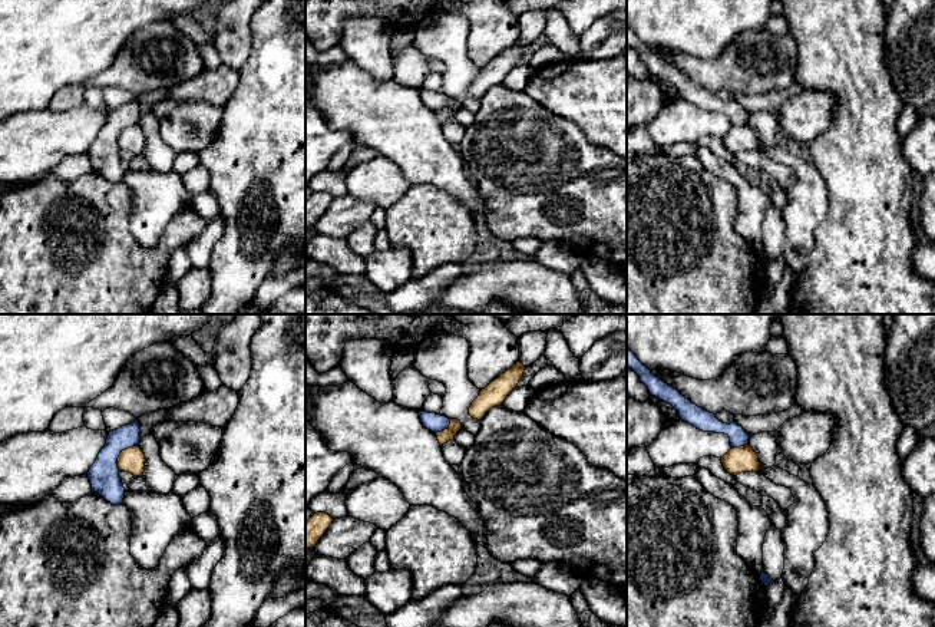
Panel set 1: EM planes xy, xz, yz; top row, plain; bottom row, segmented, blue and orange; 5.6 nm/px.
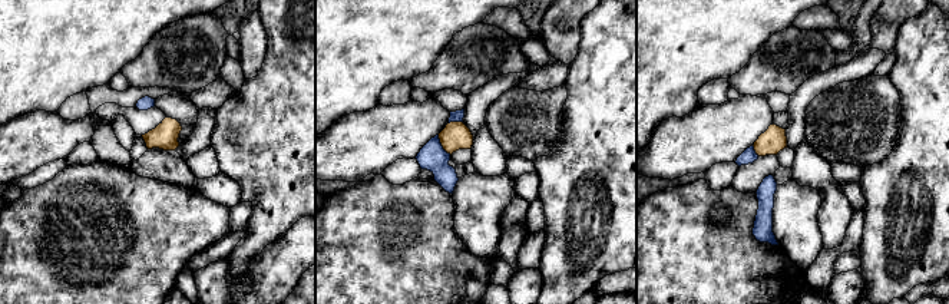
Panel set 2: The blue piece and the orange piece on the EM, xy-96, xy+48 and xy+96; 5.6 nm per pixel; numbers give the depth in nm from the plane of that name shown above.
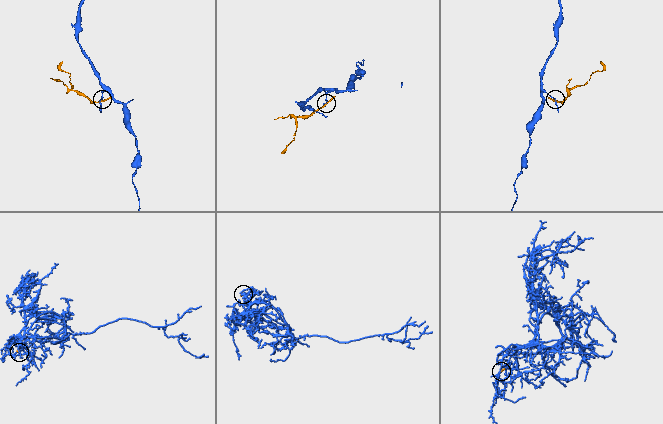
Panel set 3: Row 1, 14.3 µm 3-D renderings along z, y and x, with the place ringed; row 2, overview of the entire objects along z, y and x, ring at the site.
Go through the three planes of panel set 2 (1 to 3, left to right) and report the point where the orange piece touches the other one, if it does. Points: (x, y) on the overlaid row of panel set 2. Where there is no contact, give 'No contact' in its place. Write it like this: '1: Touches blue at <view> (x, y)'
1: No contact
2: Touches blue at xy+48 (440, 145)
3: Touches blue at xy+96 (754, 151)

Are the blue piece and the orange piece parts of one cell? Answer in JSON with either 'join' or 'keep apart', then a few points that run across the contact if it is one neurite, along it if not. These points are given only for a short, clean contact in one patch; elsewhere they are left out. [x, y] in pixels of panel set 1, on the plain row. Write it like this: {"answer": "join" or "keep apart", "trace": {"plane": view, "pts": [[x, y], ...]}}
{"answer": "keep apart", "trace": {"plane": "xy", "pts": [[136, 124], [128, 125], [121, 131], [118, 148]]}}

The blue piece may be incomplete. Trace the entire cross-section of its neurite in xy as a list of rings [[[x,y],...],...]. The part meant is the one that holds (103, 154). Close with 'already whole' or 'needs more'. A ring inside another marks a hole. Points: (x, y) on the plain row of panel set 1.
[[[138,98],[126,105],[109,110],[102,129],[87,151],[92,171],[99,172],[112,184],[123,182],[125,166],[119,156],[118,136],[122,129],[138,125],[141,103]]] | already whole

